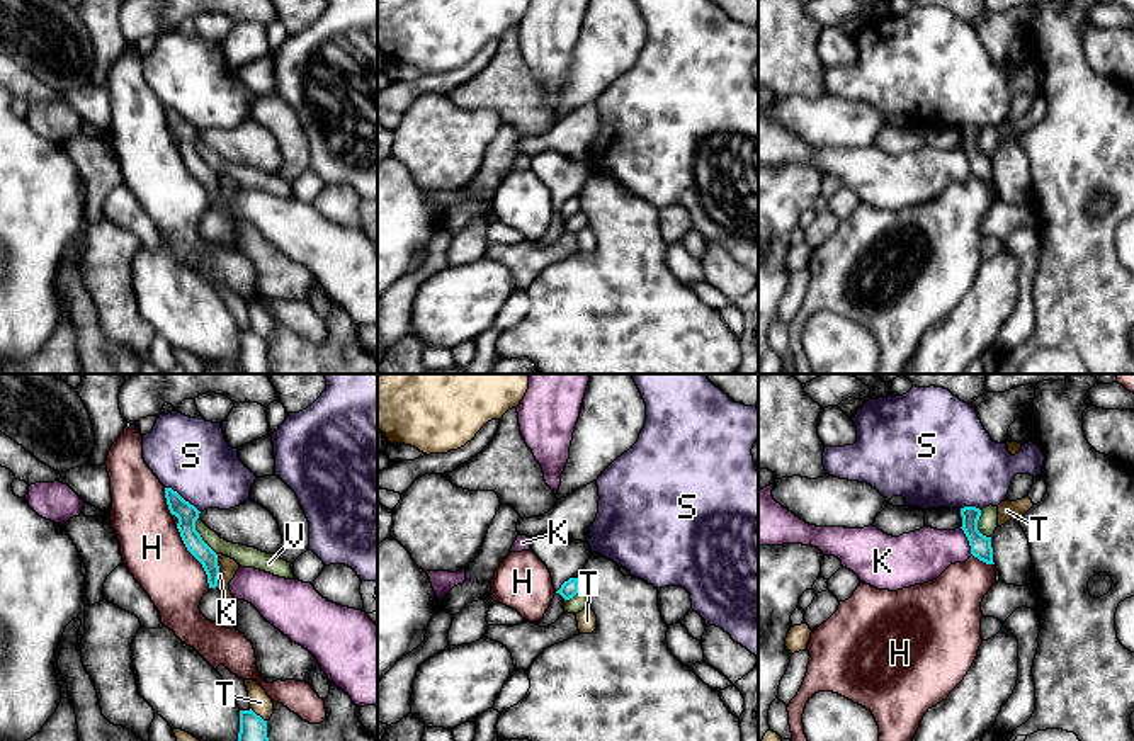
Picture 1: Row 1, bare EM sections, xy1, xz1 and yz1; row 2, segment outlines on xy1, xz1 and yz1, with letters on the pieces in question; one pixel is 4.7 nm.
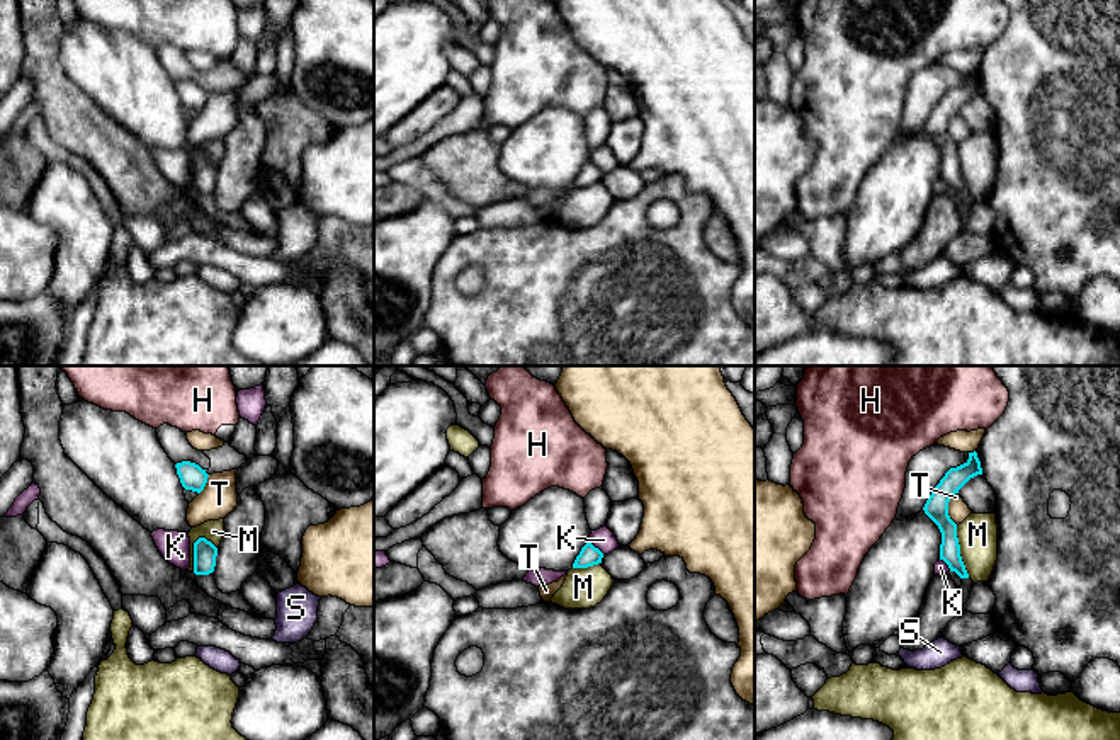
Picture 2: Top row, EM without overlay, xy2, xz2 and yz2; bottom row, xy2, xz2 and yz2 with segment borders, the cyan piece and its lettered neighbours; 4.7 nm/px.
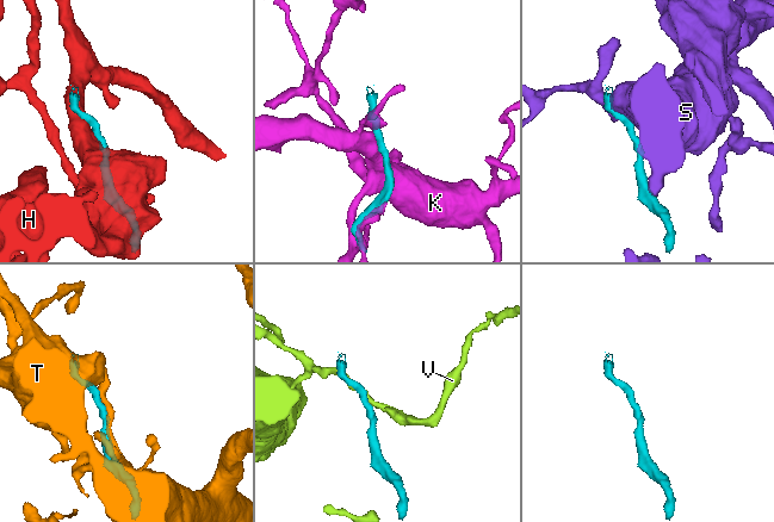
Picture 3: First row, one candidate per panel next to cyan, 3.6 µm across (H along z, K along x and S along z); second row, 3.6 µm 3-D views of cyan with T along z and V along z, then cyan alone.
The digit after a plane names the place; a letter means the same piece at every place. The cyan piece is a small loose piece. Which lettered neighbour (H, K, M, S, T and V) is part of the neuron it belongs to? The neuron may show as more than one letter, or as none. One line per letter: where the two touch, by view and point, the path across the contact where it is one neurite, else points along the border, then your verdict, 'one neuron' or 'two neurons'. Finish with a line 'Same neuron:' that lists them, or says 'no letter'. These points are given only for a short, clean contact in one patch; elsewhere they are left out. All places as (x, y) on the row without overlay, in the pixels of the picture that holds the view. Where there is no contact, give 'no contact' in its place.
H: meets cyan in xy1 at (194, 175); two neurons
K: meets cyan in yz1 at (968, 158); two neurons
M: meets cyan in xy2 at (194, 172); border along xy2 (204, 155), (194, 162), (192, 191); two neurons
S: meets cyan in xy1 at (181, 116); one neuron
T: meets cyan in yz2 at (947, 128); two neurons
V: meets cyan in xy1 at (199, 155); border along xy1 (198, 136), (196, 148), (216, 174); two neurons
Same neuron: S

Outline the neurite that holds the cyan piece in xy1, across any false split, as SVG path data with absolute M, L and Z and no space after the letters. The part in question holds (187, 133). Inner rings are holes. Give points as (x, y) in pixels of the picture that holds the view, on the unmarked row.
M177 29L160 34L153 49L143 54L143 78L165 105L168 129L179 138L177 148L187 170L202 184L209 207L216 207L221 194L218 173L196 150L196 139L207 127L230 129L250 119L257 95L240 80L238 68L228 65L219 42L190 37Z

